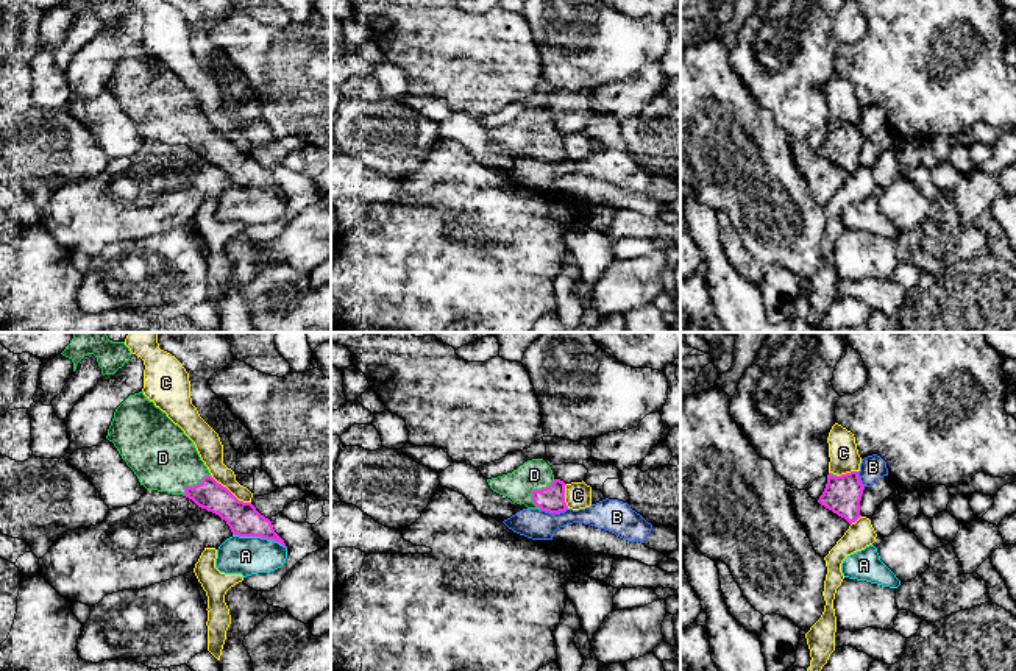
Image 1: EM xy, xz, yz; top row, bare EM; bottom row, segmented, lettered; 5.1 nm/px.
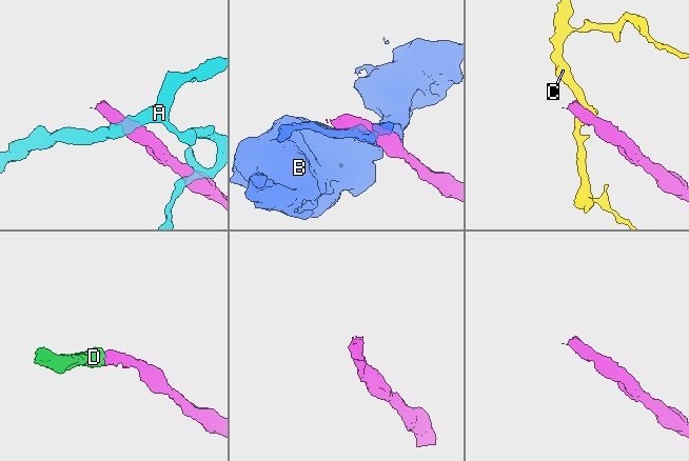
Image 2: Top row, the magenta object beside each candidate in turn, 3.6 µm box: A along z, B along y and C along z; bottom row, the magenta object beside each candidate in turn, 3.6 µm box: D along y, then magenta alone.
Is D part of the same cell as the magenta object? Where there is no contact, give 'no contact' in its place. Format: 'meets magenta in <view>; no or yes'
meets magenta in xz; yes

